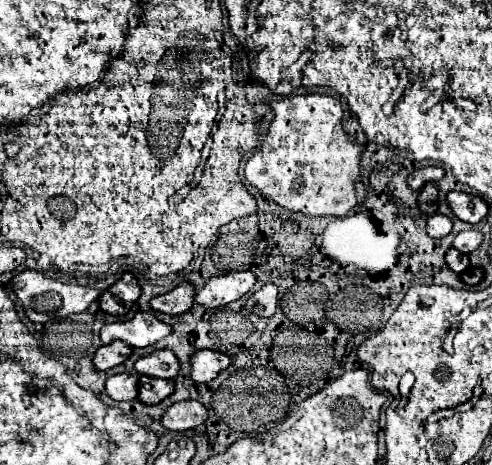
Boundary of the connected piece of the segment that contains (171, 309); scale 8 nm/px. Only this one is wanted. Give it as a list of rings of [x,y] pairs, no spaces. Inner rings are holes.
[[[182,283],[174,291],[170,291],[166,295],[160,295],[160,297],[154,297],[150,301],[150,307],[154,311],[160,311],[160,313],[180,315],[180,313],[186,313],[188,309],[192,309],[194,293],[196,293],[196,289],[194,289],[192,283]]]

